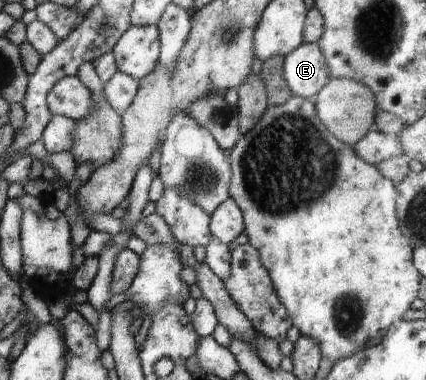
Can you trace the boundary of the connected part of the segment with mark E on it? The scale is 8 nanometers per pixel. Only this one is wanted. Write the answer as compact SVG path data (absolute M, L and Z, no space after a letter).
M307 42L284 56L284 78L295 95L314 99L330 81L325 53L317 42Z

